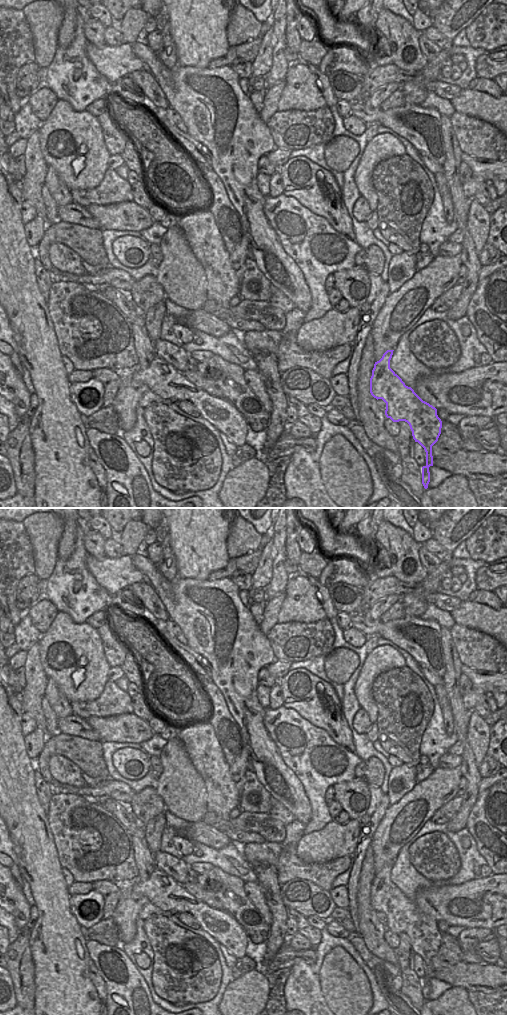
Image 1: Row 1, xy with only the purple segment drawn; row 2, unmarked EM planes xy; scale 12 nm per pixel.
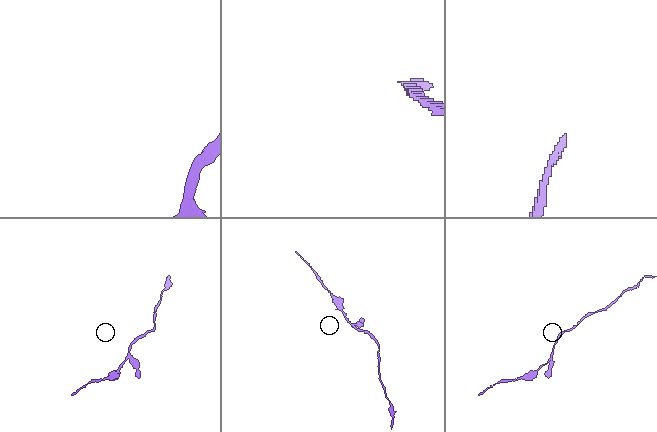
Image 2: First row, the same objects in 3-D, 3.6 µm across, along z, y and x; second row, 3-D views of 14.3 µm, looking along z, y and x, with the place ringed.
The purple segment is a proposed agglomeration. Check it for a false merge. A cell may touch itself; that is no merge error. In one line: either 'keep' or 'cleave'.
cleave

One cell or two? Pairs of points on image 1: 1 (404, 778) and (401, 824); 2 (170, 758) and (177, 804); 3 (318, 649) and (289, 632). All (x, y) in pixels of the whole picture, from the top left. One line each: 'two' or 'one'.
1: two
2: one
3: one

